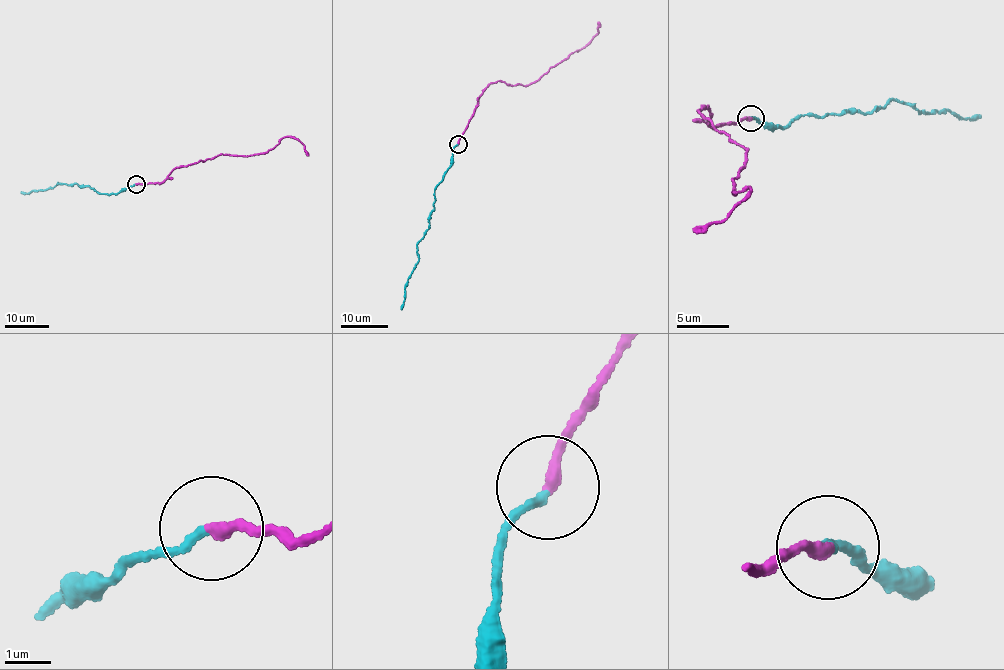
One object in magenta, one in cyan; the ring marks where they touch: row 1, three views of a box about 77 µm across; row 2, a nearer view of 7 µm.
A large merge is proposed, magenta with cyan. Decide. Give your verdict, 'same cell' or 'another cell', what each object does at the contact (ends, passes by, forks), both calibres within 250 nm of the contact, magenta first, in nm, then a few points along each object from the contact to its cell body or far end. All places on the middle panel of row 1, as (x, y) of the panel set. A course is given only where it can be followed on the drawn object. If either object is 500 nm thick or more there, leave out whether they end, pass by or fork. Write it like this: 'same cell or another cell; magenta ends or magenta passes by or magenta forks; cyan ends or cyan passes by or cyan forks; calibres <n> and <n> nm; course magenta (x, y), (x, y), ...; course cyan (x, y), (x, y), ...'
another cell; magenta ends; cyan ends; calibres 260 and 180 nm; course magenta (458, 144), (489, 84), (502, 81), (510, 86), (529, 85), (570, 54), (584, 48), (598, 33), (599, 22); course cyan (458, 144), (434, 191), (429, 228), (417, 244), (419, 259), (407, 282), (401, 309)

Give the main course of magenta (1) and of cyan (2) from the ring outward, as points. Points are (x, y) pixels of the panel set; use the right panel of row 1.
1: (751, 119), (720, 127), (698, 110), (748, 153), (733, 193), (751, 192), (692, 231)
2: (751, 119), (776, 128), (803, 115), (872, 111), (892, 100), (916, 110), (980, 116)

